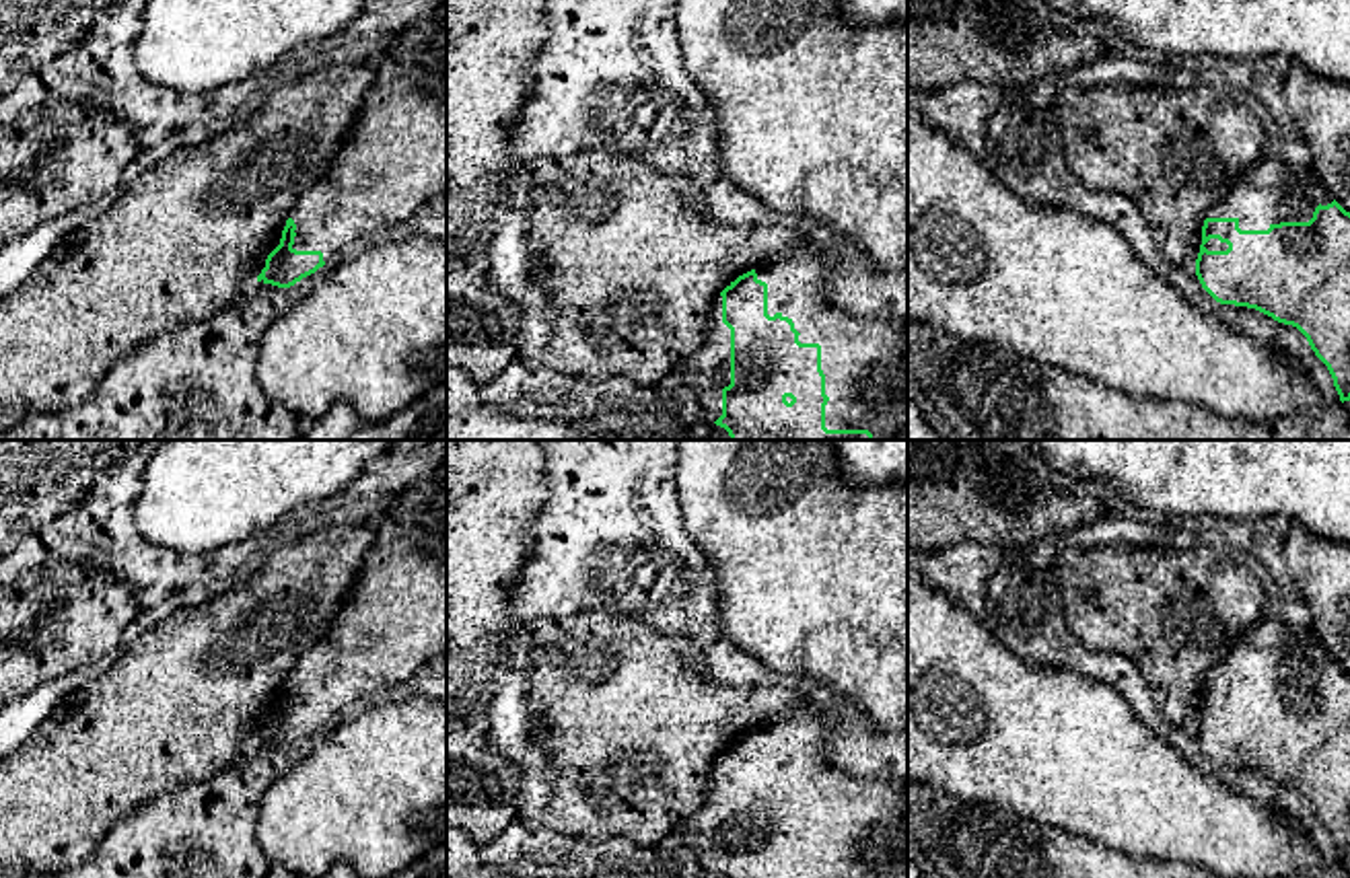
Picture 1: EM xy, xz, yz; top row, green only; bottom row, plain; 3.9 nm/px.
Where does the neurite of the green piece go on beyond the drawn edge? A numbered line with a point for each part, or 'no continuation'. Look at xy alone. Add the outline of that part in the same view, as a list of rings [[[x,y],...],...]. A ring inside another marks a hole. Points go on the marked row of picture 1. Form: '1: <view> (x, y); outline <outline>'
1: xy (392, 165); outline [[[447,0],[410,25],[387,49],[358,119],[329,164],[329,173],[305,189],[290,218],[296,224],[292,249],[321,251],[327,263],[362,234],[387,230],[416,218],[434,197],[447,193]]]

